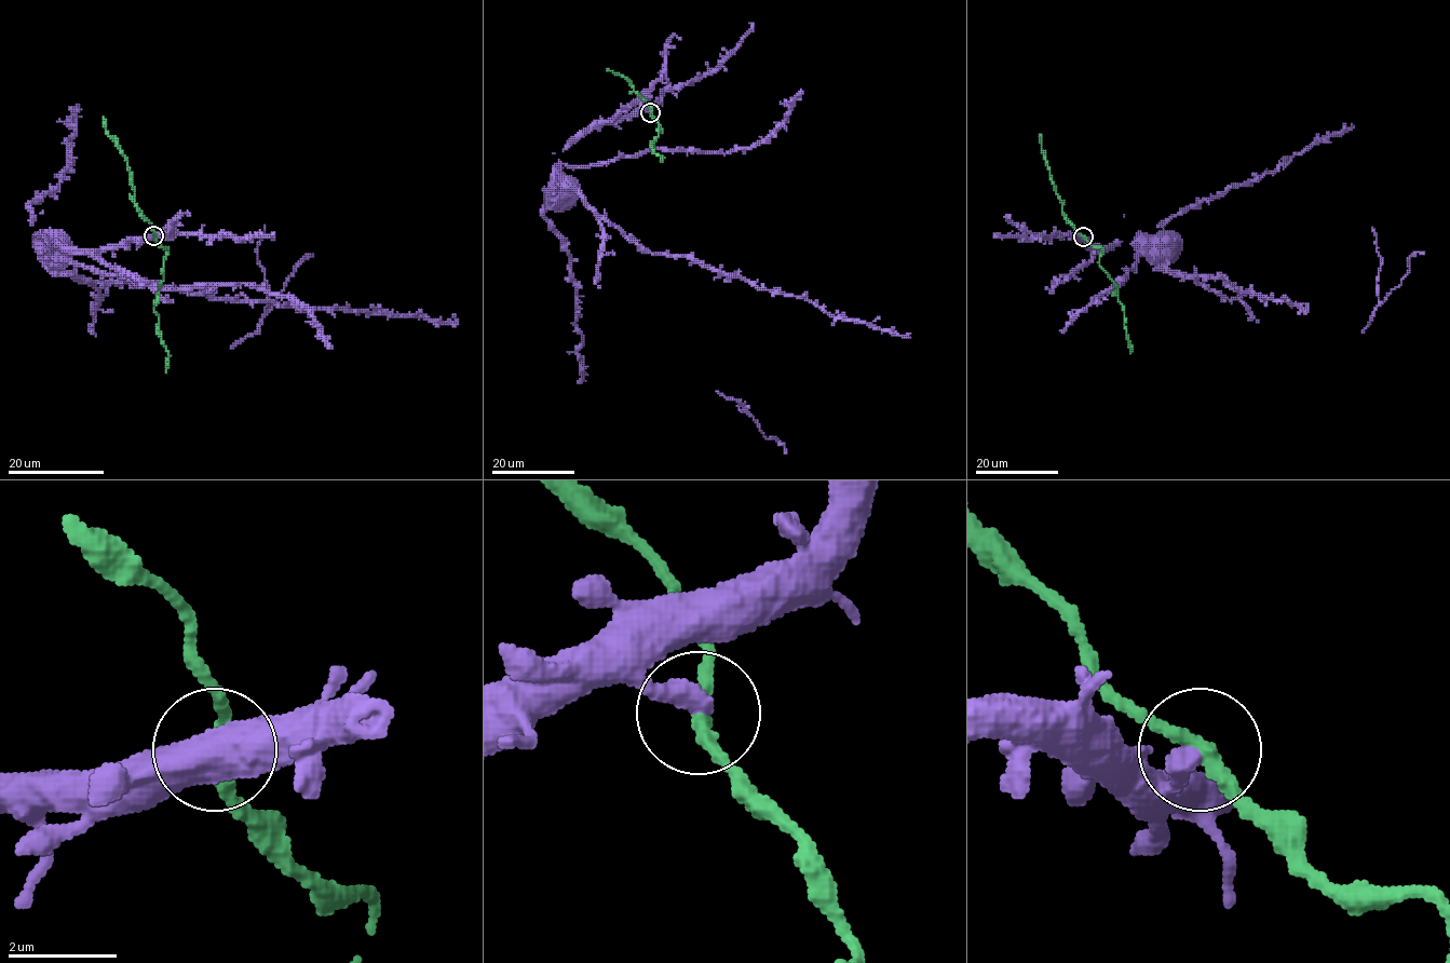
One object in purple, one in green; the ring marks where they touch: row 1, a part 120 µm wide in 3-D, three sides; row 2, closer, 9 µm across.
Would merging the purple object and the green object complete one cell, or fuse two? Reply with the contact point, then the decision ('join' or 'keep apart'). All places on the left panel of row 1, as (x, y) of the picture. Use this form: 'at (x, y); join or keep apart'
at (153, 235); join

